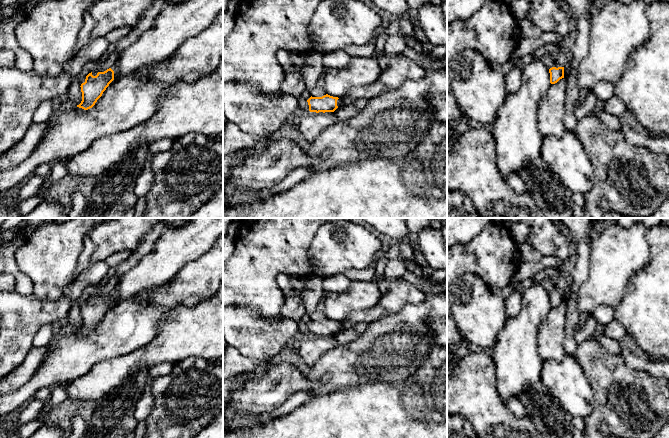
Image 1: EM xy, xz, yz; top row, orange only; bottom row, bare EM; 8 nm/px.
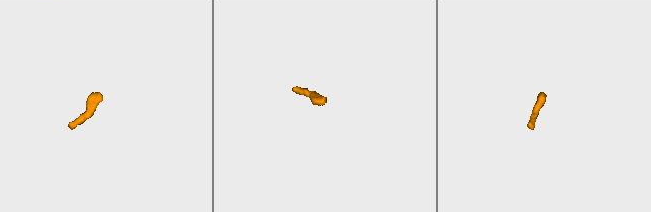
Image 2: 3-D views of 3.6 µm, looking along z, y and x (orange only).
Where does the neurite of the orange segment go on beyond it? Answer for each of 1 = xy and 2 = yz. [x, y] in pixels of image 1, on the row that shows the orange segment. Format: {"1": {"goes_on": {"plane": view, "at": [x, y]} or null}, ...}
{"1": {"goes_on": null}, "2": {"goes_on": {"plane": "yz", "at": [560, 58]}}}

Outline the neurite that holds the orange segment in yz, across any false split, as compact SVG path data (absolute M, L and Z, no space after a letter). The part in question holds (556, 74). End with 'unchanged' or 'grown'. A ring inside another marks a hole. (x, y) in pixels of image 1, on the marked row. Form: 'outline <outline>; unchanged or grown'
outline M558 45L553 51L554 54L554 64L553 67L549 69L550 73L550 83L555 84L560 79L564 78L564 66L566 65L566 55L560 45Z; grown

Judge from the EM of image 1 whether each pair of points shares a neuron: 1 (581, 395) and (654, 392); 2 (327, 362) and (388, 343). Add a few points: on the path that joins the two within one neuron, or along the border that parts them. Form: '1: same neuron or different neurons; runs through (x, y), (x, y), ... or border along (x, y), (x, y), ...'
1: different neurons; border along (584, 373), (595, 398), (595, 407), (586, 417)
2: same neuron; runs through (342, 362), (360, 362), (373, 357)

